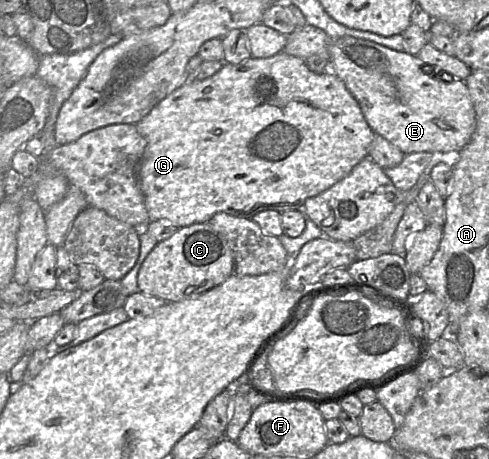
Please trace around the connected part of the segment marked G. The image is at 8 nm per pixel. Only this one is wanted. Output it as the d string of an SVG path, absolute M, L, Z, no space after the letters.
M279 52L268 58L249 57L239 64L223 63L222 68L204 80L189 79L155 105L151 111L135 124L139 134L146 140L146 147L139 164L138 178L145 205L151 220L167 219L178 228L195 223L209 222L218 212L252 218L265 210L301 209L305 200L329 189L346 177L351 170L368 156L369 146L375 133L365 120L361 108L345 84L330 70L314 73L304 59Z

